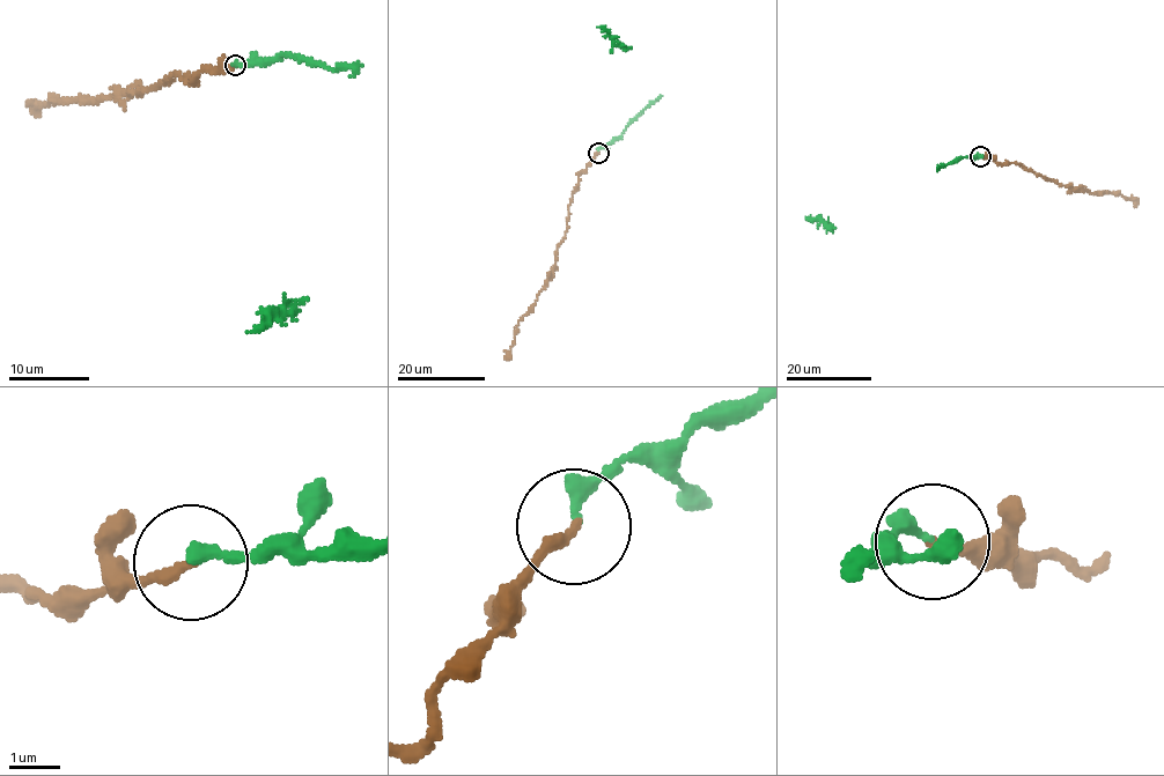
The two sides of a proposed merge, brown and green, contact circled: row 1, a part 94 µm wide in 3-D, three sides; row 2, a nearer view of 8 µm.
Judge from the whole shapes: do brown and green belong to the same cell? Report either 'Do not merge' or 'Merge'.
Merge

